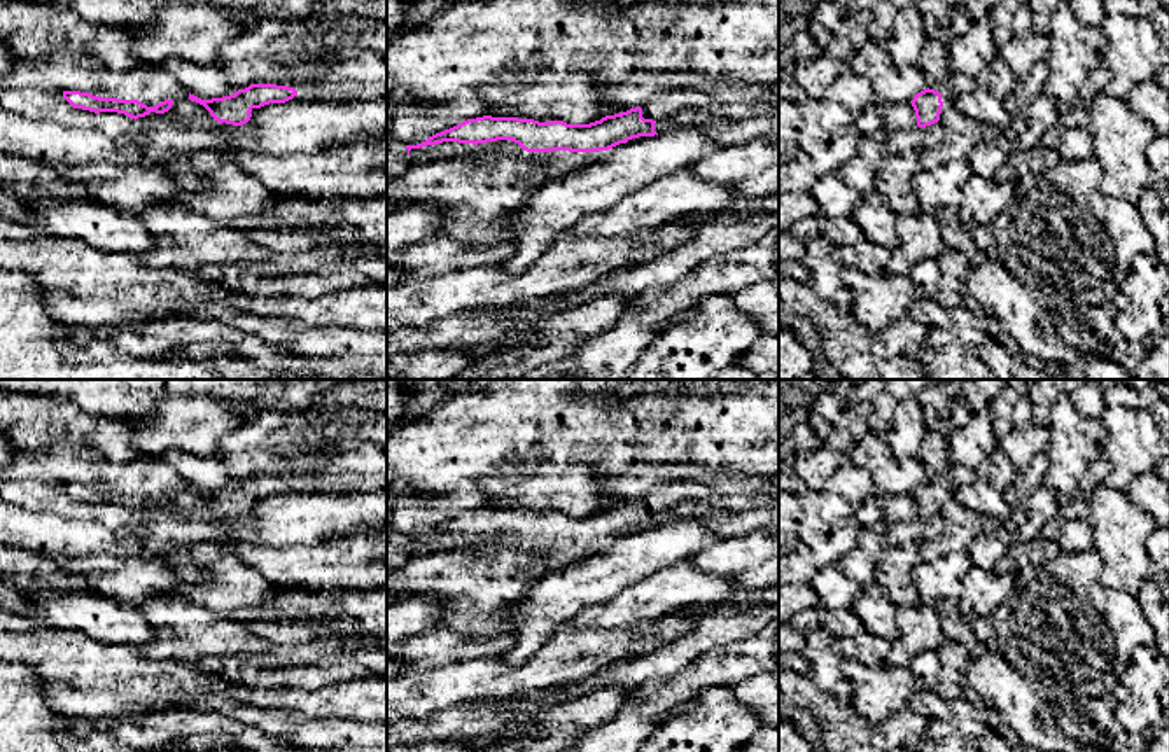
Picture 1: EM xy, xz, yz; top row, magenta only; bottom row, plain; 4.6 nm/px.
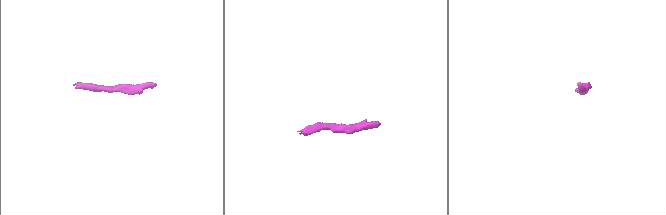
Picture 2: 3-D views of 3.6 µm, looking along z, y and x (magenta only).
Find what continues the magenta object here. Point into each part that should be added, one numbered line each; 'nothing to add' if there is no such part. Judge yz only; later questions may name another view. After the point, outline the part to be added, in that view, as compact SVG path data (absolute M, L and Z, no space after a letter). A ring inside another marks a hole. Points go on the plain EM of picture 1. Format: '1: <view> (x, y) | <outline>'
nothing to add

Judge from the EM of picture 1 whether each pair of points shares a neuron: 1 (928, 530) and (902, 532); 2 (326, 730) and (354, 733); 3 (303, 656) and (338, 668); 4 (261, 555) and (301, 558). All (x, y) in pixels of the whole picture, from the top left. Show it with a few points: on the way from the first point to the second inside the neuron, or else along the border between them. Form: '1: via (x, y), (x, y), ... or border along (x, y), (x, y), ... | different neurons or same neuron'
1: via (921, 530), (909, 532) | same neuron
2: via (333, 733), (347, 733) | same neuron
3: border along (322, 656), (301, 665), (275, 668) | different neurons
4: via (272, 558), (291, 558) | same neuron

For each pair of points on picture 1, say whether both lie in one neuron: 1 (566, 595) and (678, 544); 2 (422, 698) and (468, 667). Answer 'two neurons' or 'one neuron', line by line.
1: one neuron
2: one neuron

